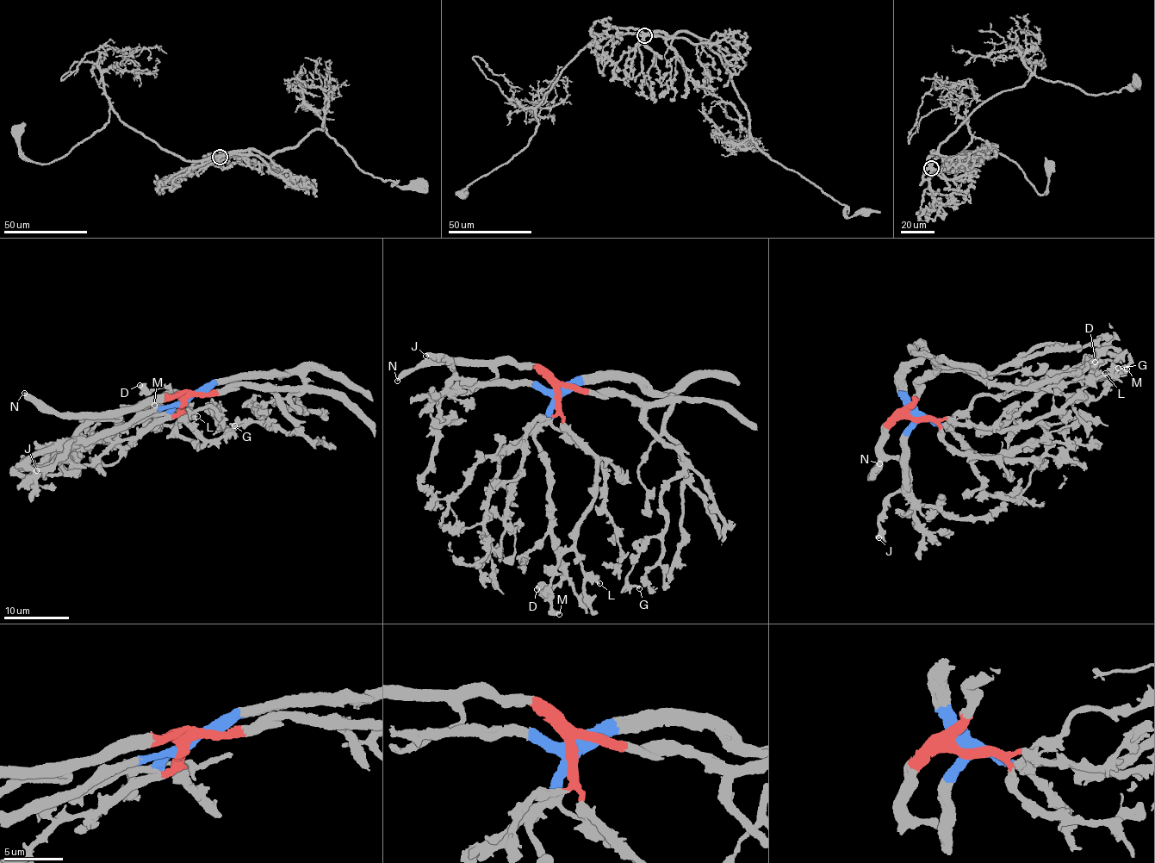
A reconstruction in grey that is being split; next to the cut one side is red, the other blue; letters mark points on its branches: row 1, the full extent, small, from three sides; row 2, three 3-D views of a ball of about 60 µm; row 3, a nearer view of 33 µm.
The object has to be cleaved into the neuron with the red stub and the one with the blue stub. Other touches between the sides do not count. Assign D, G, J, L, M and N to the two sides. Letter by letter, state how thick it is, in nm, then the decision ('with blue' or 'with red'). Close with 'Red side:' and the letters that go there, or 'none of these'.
D: calibre 700 nm; with blue
G: calibre 260 nm; with red
J: calibre 500 nm; with blue
L: calibre 320 nm; with red
M: calibre 400 nm; with red
N: calibre 400 nm; with red
Red side: G, L, M, N

